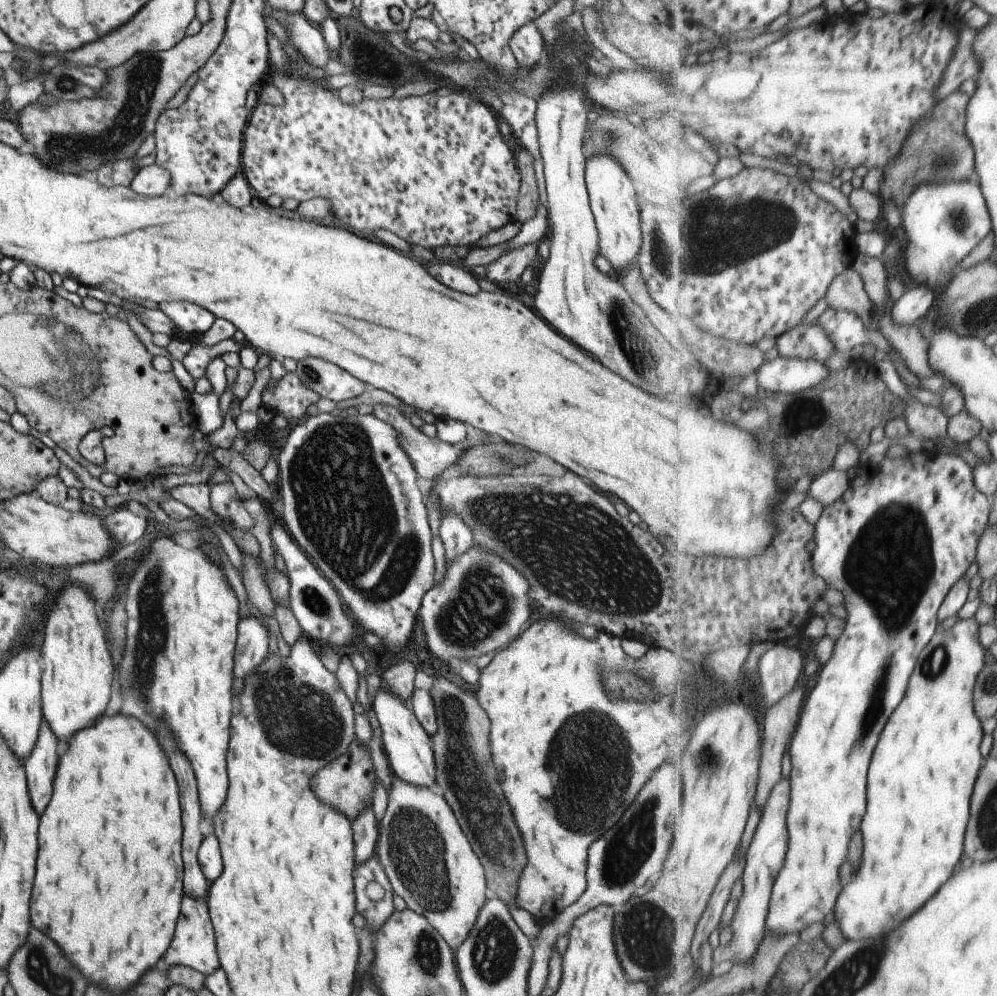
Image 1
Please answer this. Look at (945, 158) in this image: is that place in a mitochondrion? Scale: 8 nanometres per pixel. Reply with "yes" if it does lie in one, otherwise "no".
yes

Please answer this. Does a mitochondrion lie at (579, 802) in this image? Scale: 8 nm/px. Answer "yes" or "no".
yes

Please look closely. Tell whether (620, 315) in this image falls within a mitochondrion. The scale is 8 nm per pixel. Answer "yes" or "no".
yes

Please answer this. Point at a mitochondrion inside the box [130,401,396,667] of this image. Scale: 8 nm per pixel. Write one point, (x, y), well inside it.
(315, 602)

